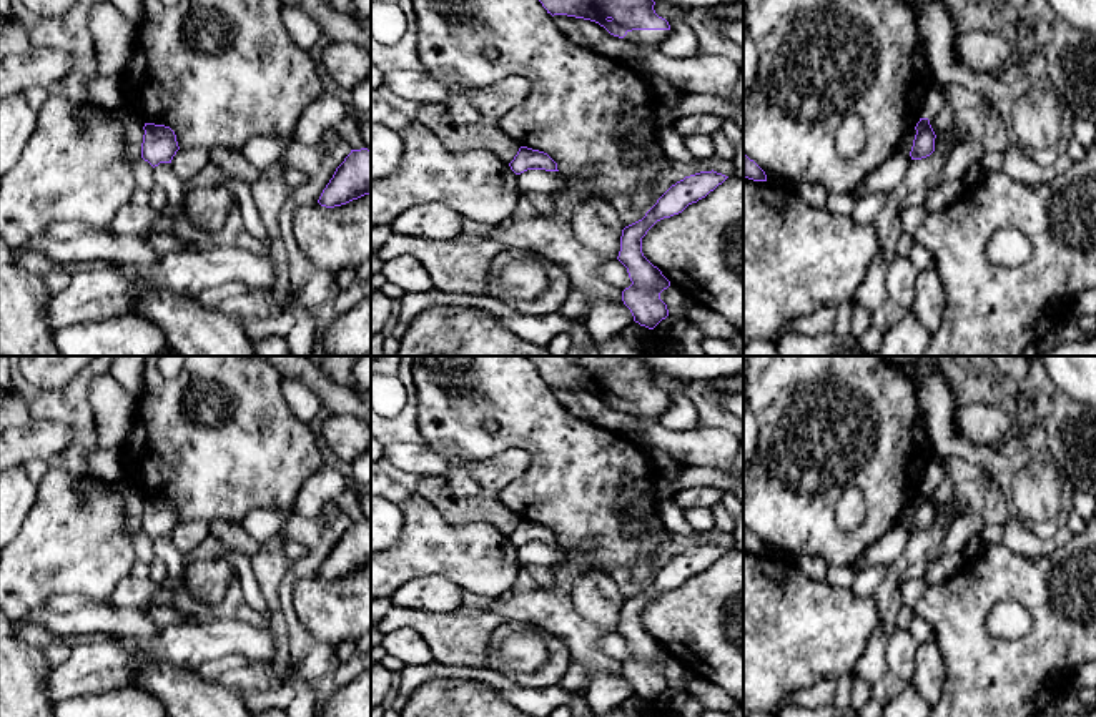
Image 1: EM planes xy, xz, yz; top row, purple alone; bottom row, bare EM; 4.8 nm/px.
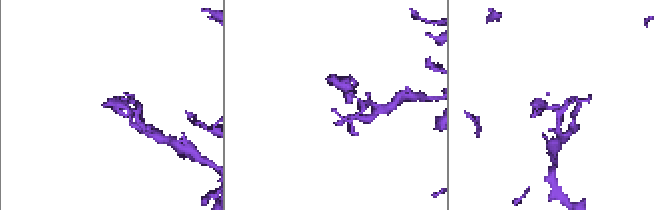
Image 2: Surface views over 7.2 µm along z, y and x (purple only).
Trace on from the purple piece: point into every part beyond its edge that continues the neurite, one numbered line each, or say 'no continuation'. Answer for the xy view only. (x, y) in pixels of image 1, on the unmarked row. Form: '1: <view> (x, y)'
no continuation

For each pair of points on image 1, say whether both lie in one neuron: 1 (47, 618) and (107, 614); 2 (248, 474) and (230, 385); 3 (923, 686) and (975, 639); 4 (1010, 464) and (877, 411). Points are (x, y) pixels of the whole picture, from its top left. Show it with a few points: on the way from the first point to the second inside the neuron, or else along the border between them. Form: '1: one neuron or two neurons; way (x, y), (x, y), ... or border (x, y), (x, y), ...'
1: one neuron; way (62, 621), (92, 618)
2: one neuron; way (243, 453), (236, 446), (235, 406)
3: two neurons; border (933, 637), (943, 662), (943, 684), (938, 699)
4: two neurons; border (918, 393), (922, 420), (935, 453)

